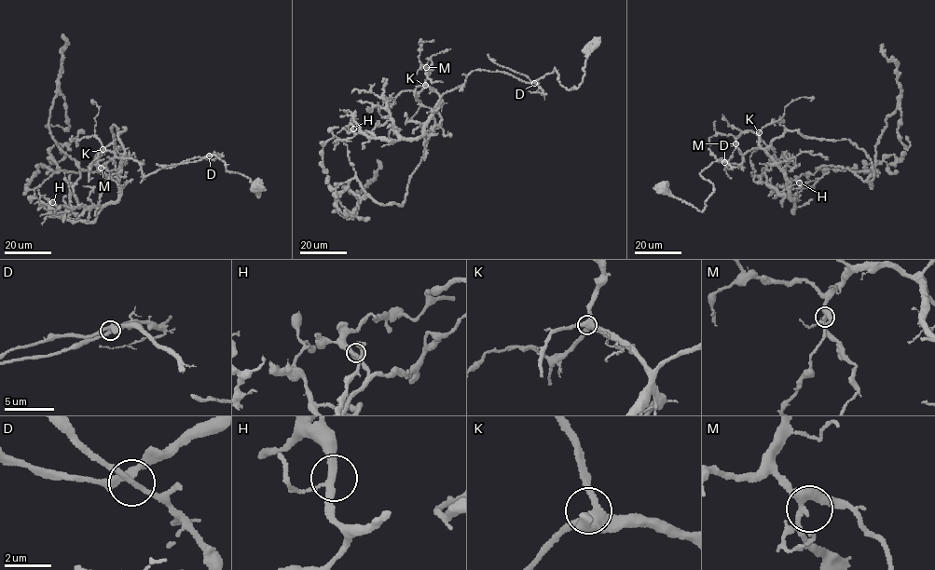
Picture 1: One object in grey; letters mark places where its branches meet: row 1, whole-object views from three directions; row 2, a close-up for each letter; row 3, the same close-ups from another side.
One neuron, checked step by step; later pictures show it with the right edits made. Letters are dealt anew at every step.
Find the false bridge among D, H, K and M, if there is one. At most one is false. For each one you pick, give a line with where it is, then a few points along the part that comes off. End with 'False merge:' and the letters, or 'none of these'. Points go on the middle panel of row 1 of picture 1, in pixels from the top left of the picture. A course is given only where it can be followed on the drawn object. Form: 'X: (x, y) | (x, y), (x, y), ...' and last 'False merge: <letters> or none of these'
D: (534, 83) | (534, 83), (497, 64), (488, 54)
False merge: D

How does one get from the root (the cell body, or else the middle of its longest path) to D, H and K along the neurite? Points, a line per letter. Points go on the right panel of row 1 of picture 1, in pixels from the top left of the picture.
D: (799, 132), (787, 129), (767, 147), (749, 150), (743, 156), (740, 164), (719, 160), (721, 158), (724, 161)
H: (799, 132), (787, 129), (772, 142), (766, 155), (786, 180), (794, 204), (792, 212), (802, 188), (799, 183)
K: (799, 132), (787, 129), (764, 148), (759, 143), (759, 132)

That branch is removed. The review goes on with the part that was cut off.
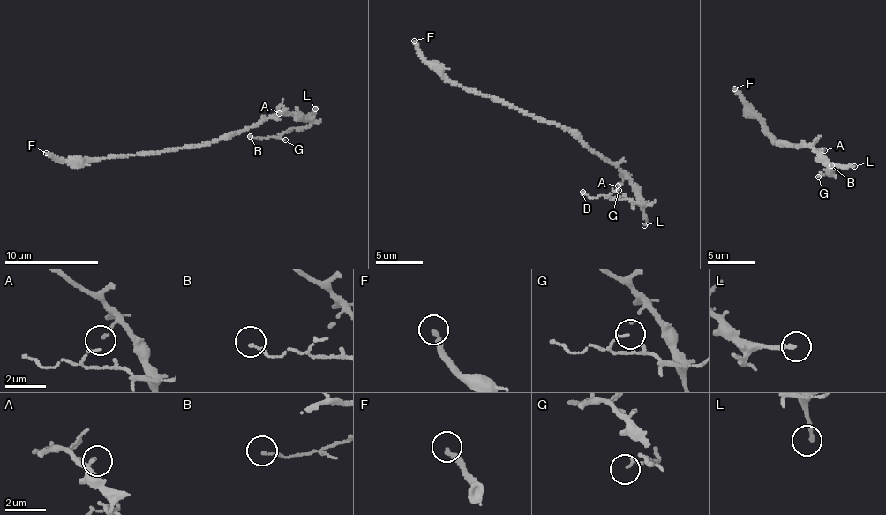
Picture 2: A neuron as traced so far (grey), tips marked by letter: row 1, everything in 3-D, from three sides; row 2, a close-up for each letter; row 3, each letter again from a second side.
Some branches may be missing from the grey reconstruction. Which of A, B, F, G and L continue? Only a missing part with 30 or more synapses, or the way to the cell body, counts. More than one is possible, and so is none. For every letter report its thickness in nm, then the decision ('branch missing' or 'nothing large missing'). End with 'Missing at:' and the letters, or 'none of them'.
A: calibre 120 nm; nothing large missing
B: calibre 120 nm; nothing large missing
F: calibre 240 nm; branch missing
G: calibre 100 nm; nothing large missing
L: calibre 190 nm; nothing large missing
Missing at: F

